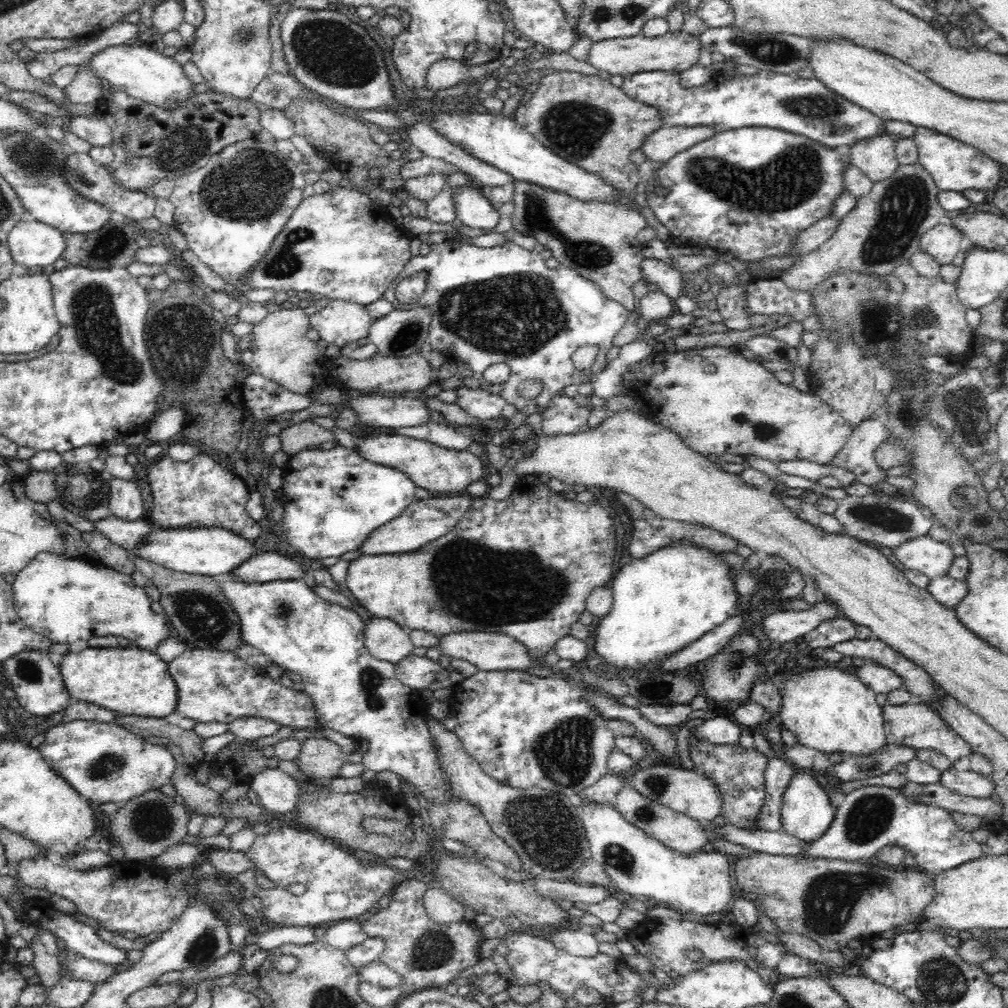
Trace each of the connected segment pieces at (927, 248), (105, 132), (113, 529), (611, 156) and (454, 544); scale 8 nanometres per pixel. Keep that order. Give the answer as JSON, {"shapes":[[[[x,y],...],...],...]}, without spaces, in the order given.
{"shapes":[[[[945,221],[928,230],[921,238],[920,252],[930,254],[938,263],[952,263],[960,252],[962,231]]],[[[97,114],[75,116],[67,121],[65,129],[86,140],[92,147],[112,144],[111,127]]],[[[112,515],[94,524],[104,537],[128,551],[134,551],[134,548],[144,545],[149,535],[156,530],[155,526],[146,524],[144,519],[126,522]]],[[[553,70],[540,73],[538,89],[528,102],[516,108],[513,116],[522,129],[533,134],[534,138],[553,150],[554,154],[581,166],[584,170],[601,175],[606,182],[627,193],[635,190],[639,182],[638,166],[635,163],[628,164],[630,154],[634,150],[640,150],[646,138],[662,127],[664,122],[664,112],[661,108],[630,98],[621,87],[614,86],[606,78],[573,71]]],[[[528,474],[517,479],[512,494],[506,500],[492,499],[487,496],[476,497],[470,509],[467,510],[466,516],[460,520],[450,534],[430,542],[422,549],[414,550],[412,554],[408,552],[404,554],[360,555],[357,559],[350,561],[344,584],[372,617],[389,618],[407,630],[424,630],[424,632],[432,632],[437,637],[450,633],[476,631],[502,633],[518,639],[518,642],[522,642],[526,649],[532,651],[534,655],[542,655],[545,651],[554,649],[556,642],[570,634],[574,622],[578,622],[580,614],[586,610],[590,594],[593,594],[595,589],[600,589],[602,586],[610,586],[612,578],[614,578],[614,572],[612,572],[614,566],[612,564],[614,564],[616,542],[618,542],[616,536],[618,534],[616,534],[614,520],[610,518],[608,510],[604,510],[600,504],[582,504],[578,500],[566,500],[566,498],[560,496],[560,493],[552,492],[550,486],[546,482],[542,482],[537,475]]]]}

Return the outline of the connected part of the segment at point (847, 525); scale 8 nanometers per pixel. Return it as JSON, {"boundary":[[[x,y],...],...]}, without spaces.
{"boundary":[[[878,493],[860,497],[848,495],[844,500],[839,500],[834,511],[833,516],[841,523],[846,536],[888,549],[898,548],[912,538],[927,536],[933,523],[930,517],[920,512],[916,502],[886,500]]]}

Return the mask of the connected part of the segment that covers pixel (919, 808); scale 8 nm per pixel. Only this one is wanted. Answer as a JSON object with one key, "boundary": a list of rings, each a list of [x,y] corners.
{"boundary":[[[860,786],[845,794],[830,828],[804,848],[802,857],[865,862],[883,846],[901,846],[915,858],[916,867],[936,873],[985,856],[986,848],[962,830],[945,808],[917,803],[901,790],[886,786]]]}

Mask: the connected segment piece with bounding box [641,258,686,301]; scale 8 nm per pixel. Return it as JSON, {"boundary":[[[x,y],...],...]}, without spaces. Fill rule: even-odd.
{"boundary":[[[645,258],[641,267],[643,278],[647,282],[657,284],[660,291],[675,301],[682,292],[686,292],[684,273],[678,271],[676,267],[654,258]]]}

